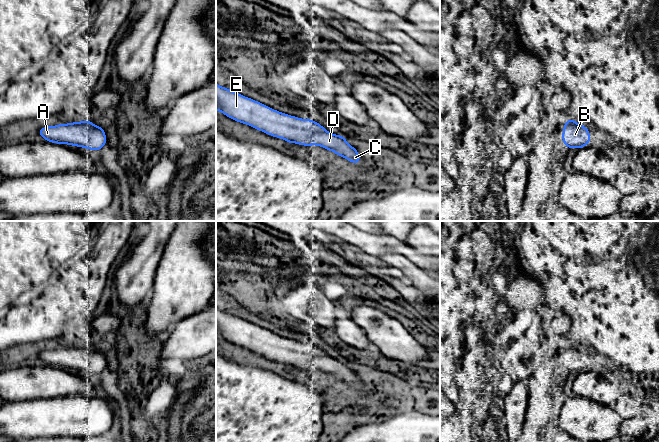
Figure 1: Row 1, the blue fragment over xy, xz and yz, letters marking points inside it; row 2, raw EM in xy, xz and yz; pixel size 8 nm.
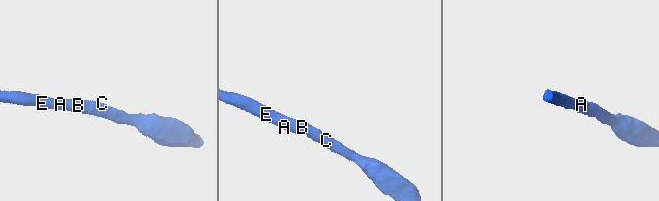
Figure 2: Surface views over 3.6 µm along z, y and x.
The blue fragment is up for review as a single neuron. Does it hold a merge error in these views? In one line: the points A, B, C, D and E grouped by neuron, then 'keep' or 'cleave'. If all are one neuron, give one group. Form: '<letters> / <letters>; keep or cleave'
A B C D E; keep

